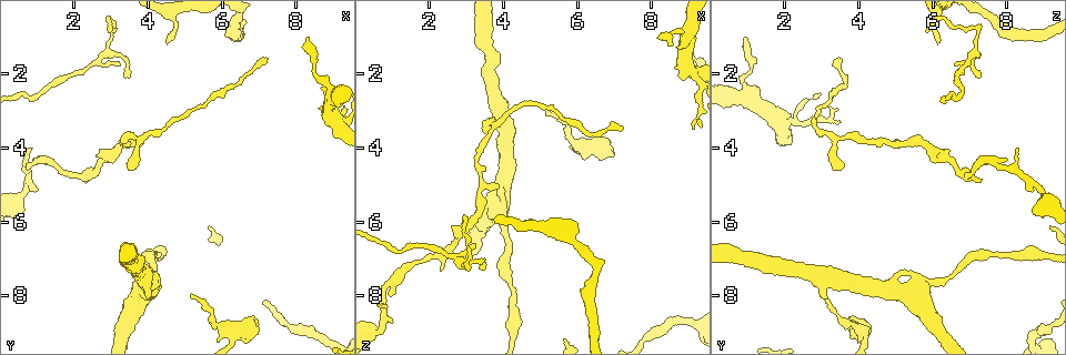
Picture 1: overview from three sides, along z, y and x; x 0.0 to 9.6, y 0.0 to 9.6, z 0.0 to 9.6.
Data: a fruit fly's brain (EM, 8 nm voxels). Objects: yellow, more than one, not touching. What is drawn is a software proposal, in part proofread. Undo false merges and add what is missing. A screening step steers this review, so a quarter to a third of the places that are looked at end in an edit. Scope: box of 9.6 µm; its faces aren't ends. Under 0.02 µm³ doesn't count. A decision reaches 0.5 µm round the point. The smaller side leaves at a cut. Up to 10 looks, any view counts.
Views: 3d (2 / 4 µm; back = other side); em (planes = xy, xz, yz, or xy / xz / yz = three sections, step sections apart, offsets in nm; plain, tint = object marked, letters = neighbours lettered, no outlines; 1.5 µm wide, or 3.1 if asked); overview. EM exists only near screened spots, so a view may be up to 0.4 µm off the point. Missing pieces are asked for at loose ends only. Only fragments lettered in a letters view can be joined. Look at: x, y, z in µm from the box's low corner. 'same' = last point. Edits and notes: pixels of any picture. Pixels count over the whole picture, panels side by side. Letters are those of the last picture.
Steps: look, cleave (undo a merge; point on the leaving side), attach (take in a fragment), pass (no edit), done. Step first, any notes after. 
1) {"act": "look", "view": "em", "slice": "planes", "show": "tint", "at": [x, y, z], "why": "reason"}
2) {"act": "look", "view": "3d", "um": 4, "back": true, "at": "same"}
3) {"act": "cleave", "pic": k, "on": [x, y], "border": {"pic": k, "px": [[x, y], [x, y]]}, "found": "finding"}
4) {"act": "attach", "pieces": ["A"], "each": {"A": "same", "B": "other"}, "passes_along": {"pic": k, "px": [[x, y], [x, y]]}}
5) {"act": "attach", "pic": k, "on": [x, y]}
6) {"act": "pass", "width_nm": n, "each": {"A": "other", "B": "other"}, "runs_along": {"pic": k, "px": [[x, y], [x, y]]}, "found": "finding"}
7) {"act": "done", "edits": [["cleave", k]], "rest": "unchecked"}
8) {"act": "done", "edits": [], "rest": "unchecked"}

{"act": "look", "view": "3d", "um": 2, "at": [5.20, 8.05, 3.00], "why": "branch stops here"}

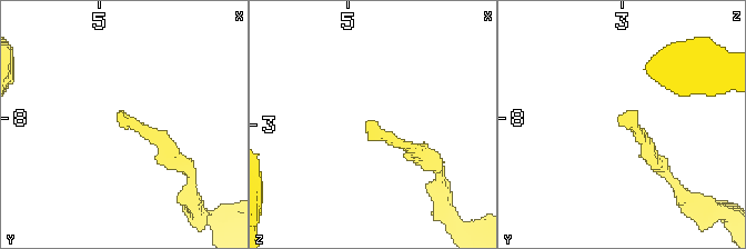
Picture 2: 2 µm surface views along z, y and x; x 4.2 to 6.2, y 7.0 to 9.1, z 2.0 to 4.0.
{"act": "look", "view": "em", "slice": "planes", "show": "letters", "at": [5.16, 7.98, 3.02]}

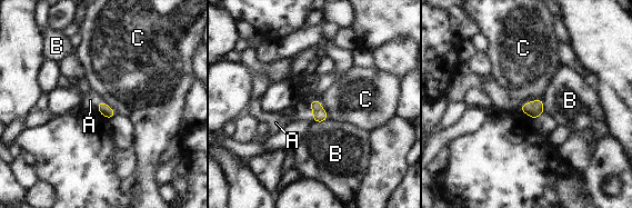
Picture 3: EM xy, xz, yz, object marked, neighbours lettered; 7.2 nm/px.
{"act": "attach", "pieces": ["A"], "each": {"A": "same", "B": "other", "C": "other"}, "passes_along": {"pic": 3, "px": [[319, 114], [312, 110], [303, 111]]}, "found": "it goes on there"}

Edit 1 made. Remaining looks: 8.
{"act": "look", "view": "em", "slice": "planes", "show": "letters", "at": [3.75, 3.75, 3.35], "why": "arms part here"}

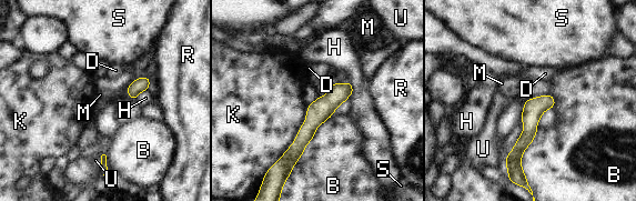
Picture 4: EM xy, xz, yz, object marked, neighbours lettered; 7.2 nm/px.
{"act": "pass", "longest_contact_nm": ["B", 550], "each": {"B": "other", "D": "other", "H": "other", "K": "other", "M": "other", "R": "other", "S": "other", "U": "other"}, "found": "continuous, no second cell"}

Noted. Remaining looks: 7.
{"act": "look", "view": "em", "slice": "xy", "step": 4, "show": "letters", "at": [8.30, 1.05, 0.95], "why": "branch stops here"}

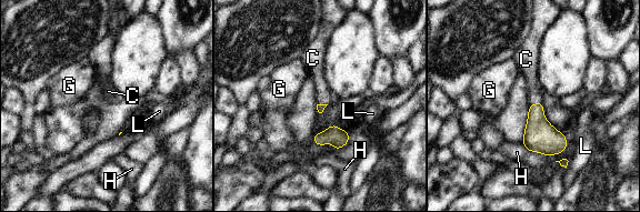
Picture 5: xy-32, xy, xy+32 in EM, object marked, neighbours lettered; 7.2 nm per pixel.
{"act": "look", "view": "em", "slice": "planes", "show": "letters", "at": "same", "why": "cut it another way"}

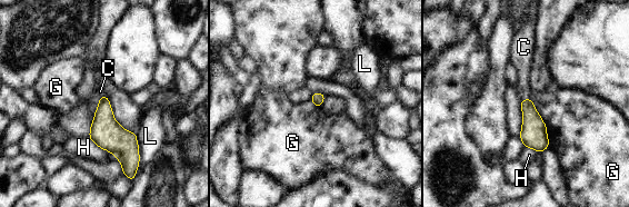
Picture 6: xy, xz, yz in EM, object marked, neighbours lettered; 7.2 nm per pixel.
{"act": "attach", "pieces": ["C"], "width_nm": 80, "each": {"C": "same", "G": "other", "H": "other", "L": "other"}, "passes_along": {"pic": 6, "px": [[533, 132], [527, 99], [522, 66]]}, "found": "the cell continues"}

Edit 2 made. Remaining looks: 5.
{"act": "look", "view": "overview", "why": "see it whole again"}

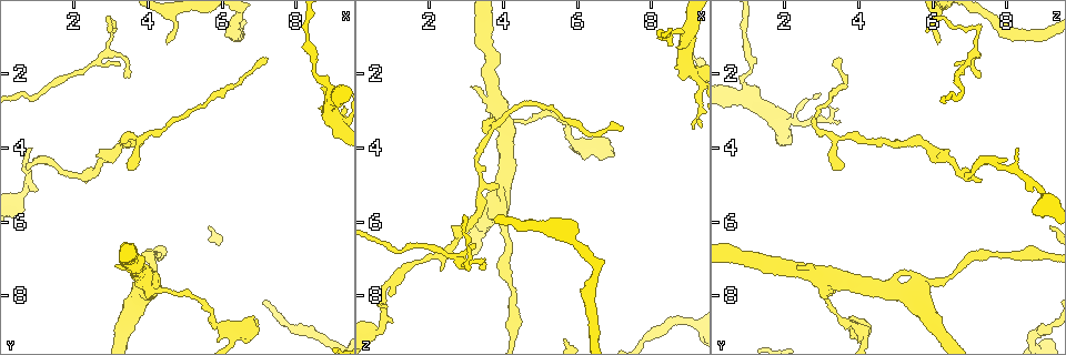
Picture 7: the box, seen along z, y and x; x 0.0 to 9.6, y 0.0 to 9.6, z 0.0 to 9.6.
{"act": "look", "view": "3d", "um": 4, "at": [0.80, 4.00, 8.25]}

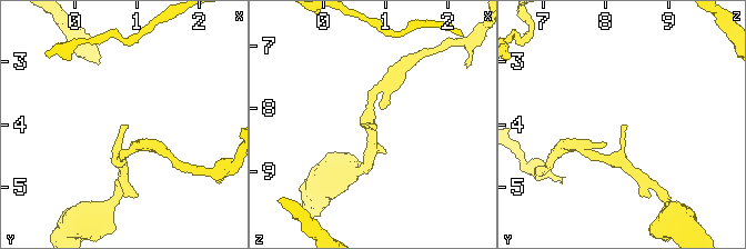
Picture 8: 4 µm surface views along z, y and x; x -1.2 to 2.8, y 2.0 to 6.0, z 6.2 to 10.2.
{"act": "look", "view": "em", "slice": "planes", "show": "letters", "at": [0.80, 4.00, 8.30], "why": "now the EM"}

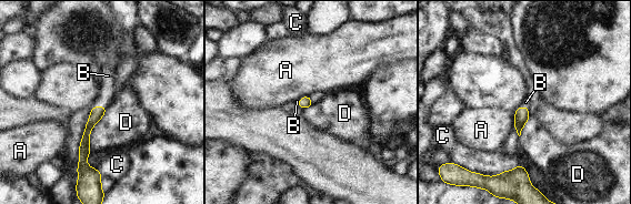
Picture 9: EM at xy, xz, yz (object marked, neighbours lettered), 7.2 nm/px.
{"act": "attach", "pieces": ["B"], "longest_contact_nm": ["D", 360], "each": {"A": "other", "B": "same", "C": "other", "D": "other"}, "passes_along": {"pic": 9, "px": [[97, 112], [97, 106], [108, 75]]}, "found": "the cell continues"}

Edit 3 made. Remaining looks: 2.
{"act": "done", "edits": [["attach", 3], ["attach", 6], ["attach", 9]], "rest": "unchecked"}

